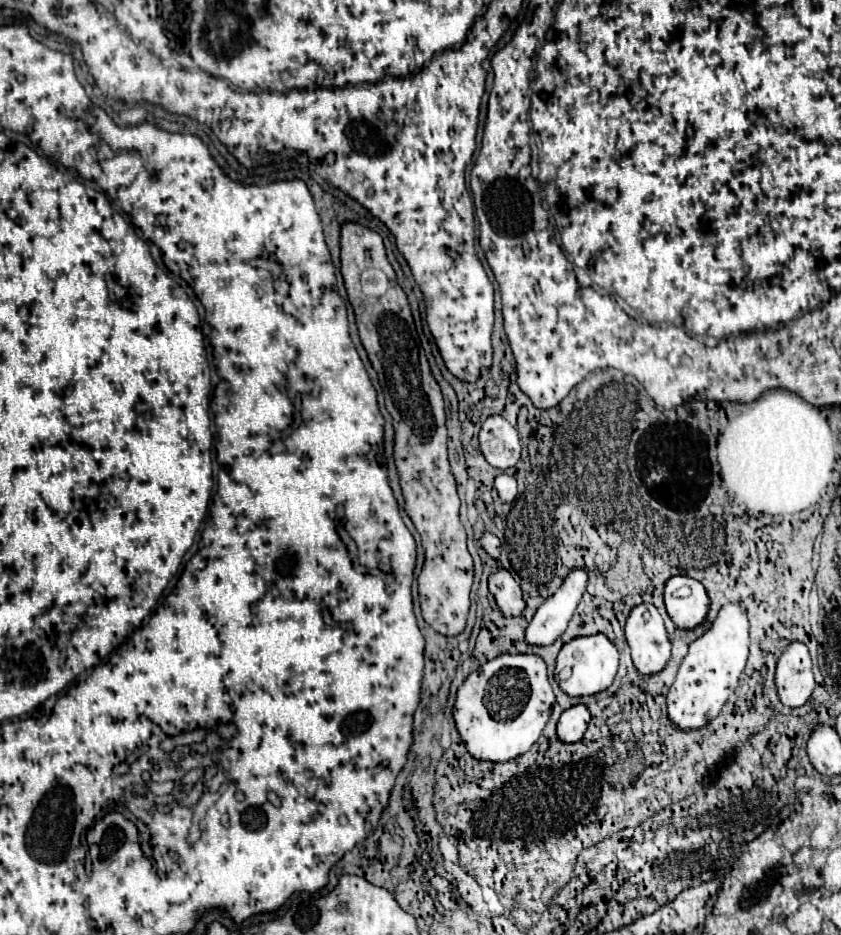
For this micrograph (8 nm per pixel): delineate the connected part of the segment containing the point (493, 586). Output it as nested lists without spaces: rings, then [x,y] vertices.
[[[501,570],[489,578],[489,590],[493,592],[497,605],[504,616],[516,617],[522,614],[526,604],[521,598],[519,584],[511,578],[509,572]]]

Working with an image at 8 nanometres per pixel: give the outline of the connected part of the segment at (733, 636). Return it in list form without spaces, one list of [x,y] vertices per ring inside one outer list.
[[[741,602],[725,604],[711,628],[691,642],[687,656],[683,658],[677,680],[673,682],[667,696],[667,712],[669,720],[681,730],[701,728],[711,722],[723,708],[725,700],[737,688],[739,674],[747,662],[749,648],[749,618],[747,610]]]

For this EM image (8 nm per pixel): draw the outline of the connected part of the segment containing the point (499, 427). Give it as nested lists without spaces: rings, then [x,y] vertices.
[[[500,415],[489,416],[478,435],[485,460],[499,470],[513,468],[521,458],[521,440],[517,430]]]

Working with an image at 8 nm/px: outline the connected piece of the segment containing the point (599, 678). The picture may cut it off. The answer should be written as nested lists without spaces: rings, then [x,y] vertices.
[[[583,636],[583,638],[573,638],[567,642],[559,656],[557,656],[557,668],[555,668],[555,680],[561,686],[561,690],[569,696],[587,696],[587,694],[597,694],[603,692],[611,686],[619,666],[619,650],[613,646],[613,642],[603,636]]]

